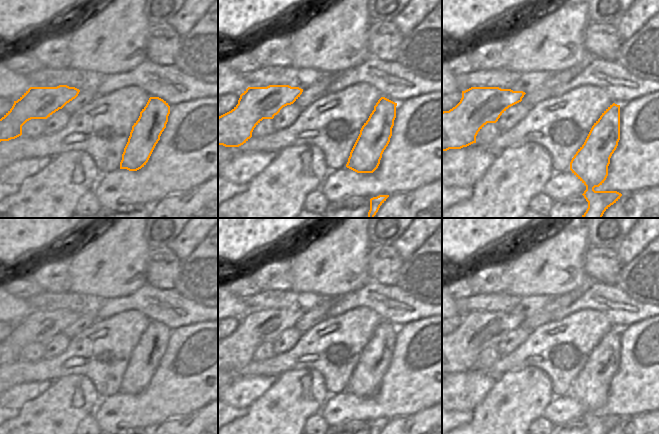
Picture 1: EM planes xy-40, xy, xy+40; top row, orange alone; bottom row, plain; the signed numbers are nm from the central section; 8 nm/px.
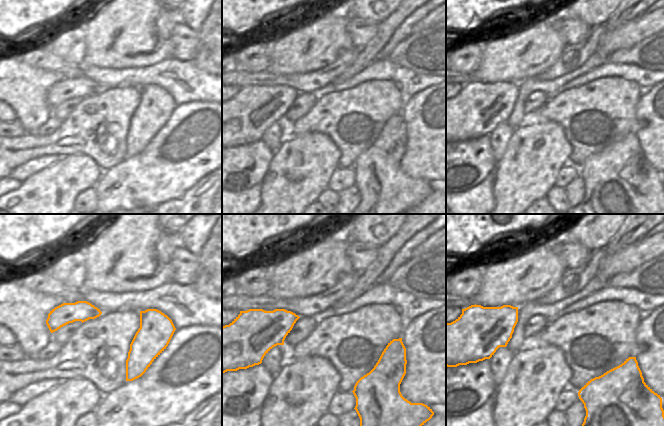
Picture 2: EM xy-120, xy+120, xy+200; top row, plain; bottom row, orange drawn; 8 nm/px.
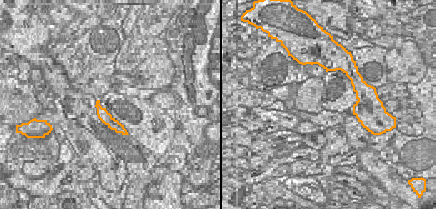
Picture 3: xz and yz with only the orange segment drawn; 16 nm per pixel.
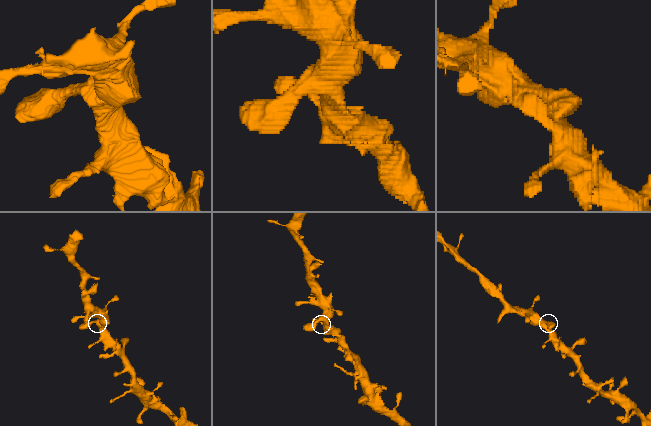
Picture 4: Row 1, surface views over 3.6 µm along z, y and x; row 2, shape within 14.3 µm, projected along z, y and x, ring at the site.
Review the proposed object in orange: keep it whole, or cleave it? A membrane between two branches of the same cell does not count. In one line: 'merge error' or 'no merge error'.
no merge error

